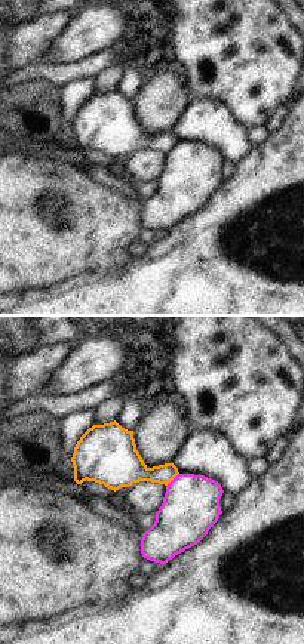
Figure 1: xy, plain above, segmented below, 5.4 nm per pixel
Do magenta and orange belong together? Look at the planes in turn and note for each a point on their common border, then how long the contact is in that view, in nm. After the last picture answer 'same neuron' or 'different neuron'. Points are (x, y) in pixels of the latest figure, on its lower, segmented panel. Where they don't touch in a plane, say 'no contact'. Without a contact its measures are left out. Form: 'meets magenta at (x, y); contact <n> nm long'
meets magenta at (172, 480); contact 100 nm long

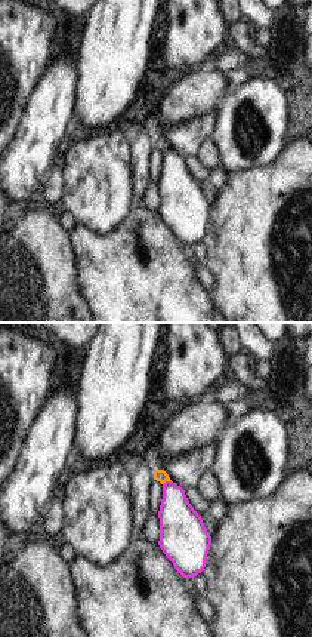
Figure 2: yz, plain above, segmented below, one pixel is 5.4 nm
meets magenta at (166, 482); contact 50 nm long

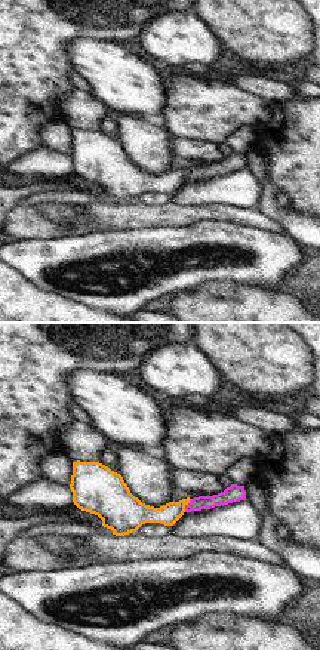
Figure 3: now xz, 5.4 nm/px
meets magenta at (187, 505); contact 80 nm long

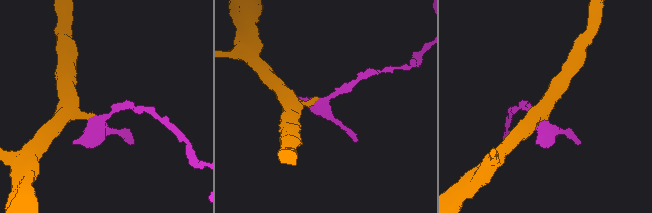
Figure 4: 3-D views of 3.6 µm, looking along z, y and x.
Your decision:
different neuron

